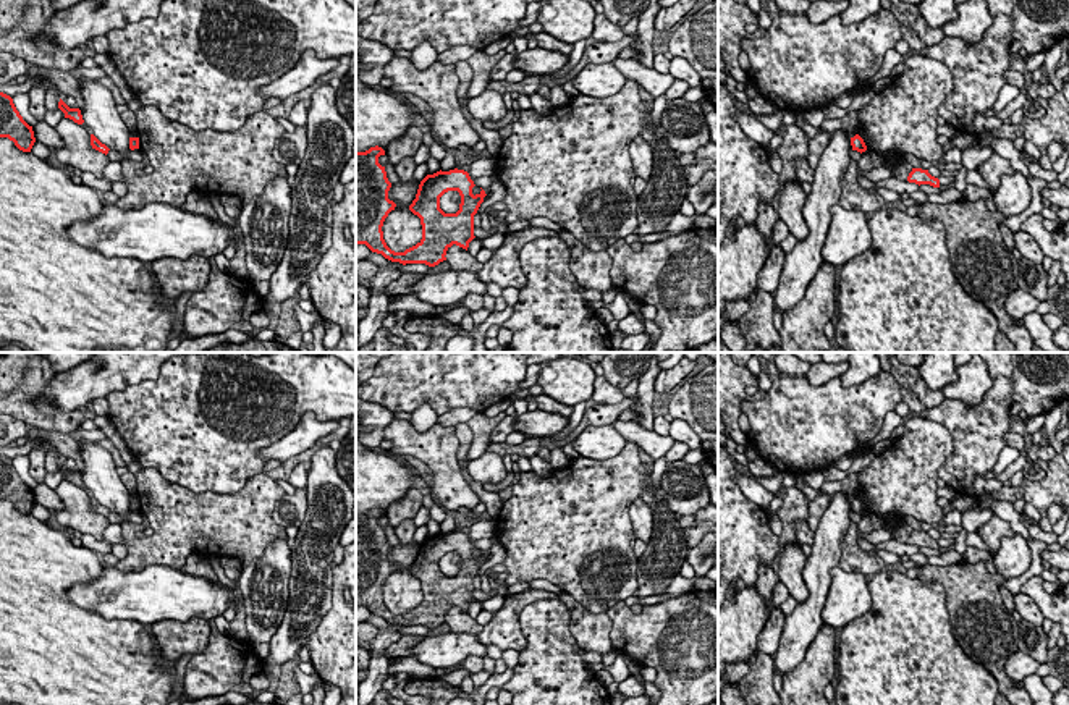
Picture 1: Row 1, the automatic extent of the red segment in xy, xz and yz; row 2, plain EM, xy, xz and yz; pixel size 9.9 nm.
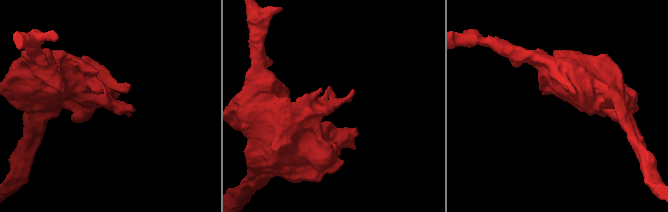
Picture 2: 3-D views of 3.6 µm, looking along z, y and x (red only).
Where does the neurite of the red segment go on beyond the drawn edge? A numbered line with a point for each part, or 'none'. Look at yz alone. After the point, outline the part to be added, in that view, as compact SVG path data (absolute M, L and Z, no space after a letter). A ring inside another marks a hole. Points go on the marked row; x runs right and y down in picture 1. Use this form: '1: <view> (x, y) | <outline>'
none

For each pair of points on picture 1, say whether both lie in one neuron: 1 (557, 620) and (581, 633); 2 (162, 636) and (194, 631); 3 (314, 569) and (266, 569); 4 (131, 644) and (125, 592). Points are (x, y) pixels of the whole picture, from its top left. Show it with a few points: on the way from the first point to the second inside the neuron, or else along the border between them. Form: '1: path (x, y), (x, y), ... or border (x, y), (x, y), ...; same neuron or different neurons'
1: border (545, 599), (566, 607), (574, 642), (597, 654); different neurons
2: path (170, 636), (186, 636); same neuron
3: border (291, 542), (290, 595), (285, 607); different neurons
4: border (91, 610), (107, 620), (136, 620), (147, 628); different neurons

